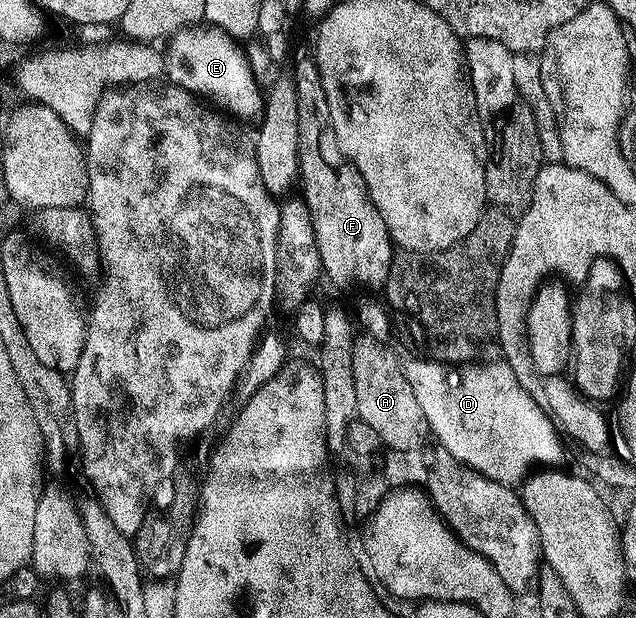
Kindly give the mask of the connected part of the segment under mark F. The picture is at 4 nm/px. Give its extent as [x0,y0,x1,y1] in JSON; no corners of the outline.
[293,57,396,288]

